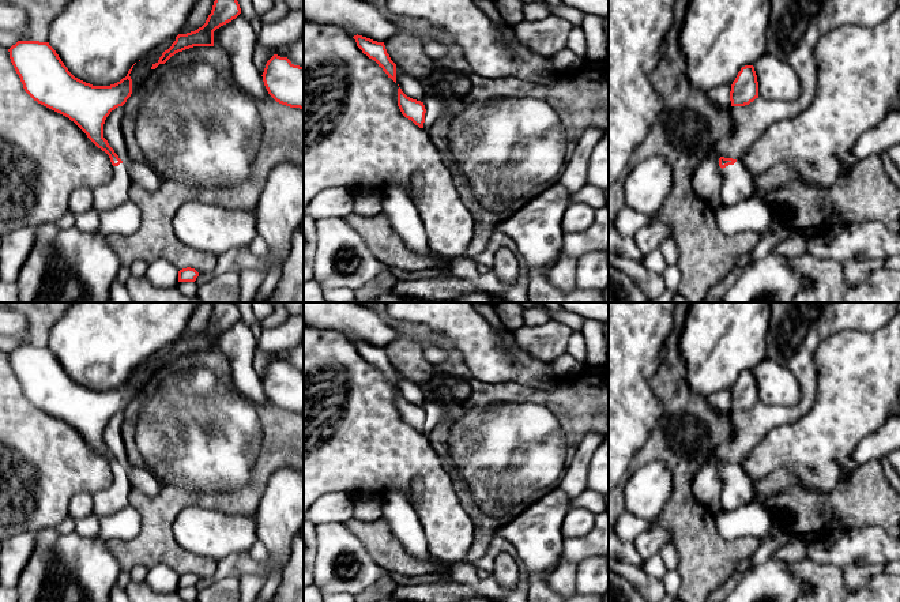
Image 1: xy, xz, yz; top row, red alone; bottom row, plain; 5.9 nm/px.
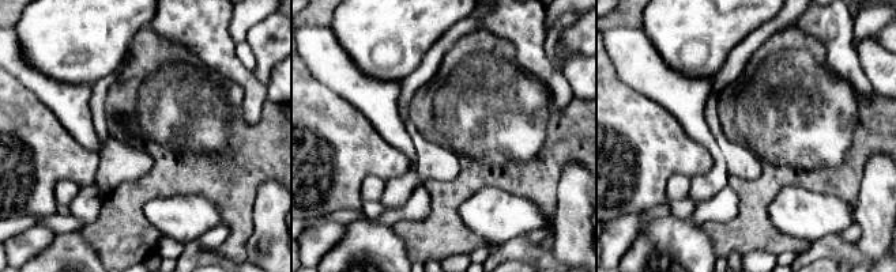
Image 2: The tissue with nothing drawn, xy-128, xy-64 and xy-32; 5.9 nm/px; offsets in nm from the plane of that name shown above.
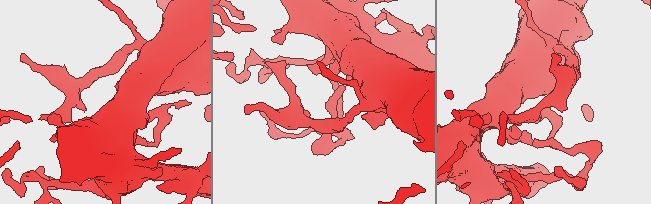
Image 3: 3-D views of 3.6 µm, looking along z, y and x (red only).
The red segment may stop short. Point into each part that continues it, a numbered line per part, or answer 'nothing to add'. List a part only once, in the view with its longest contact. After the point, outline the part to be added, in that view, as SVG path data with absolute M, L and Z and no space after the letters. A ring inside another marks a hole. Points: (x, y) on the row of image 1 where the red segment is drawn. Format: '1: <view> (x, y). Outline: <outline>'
1: yz (738, 185). Outline: M741 159L723 168L722 173L720 204L723 206L734 206L756 195L769 204L784 204L802 199L807 193L806 188L798 181L761 193L753 181L752 173L743 168Z

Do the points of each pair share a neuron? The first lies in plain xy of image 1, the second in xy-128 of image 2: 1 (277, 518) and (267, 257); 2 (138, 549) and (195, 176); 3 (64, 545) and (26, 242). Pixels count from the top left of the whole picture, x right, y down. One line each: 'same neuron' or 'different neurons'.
1: same neuron
2: same neuron
3: different neurons

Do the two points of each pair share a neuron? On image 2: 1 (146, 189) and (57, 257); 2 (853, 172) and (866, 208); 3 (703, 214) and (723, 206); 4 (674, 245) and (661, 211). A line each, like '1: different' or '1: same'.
1: different
2: different
3: same
4: different

